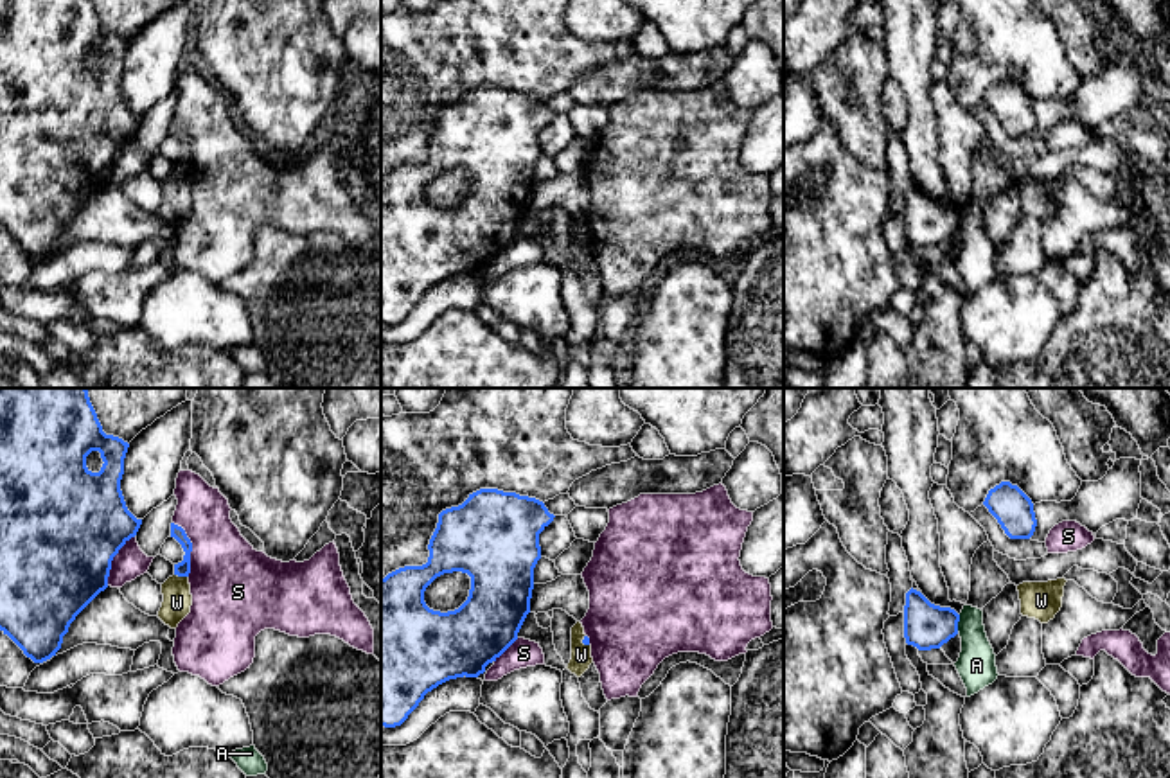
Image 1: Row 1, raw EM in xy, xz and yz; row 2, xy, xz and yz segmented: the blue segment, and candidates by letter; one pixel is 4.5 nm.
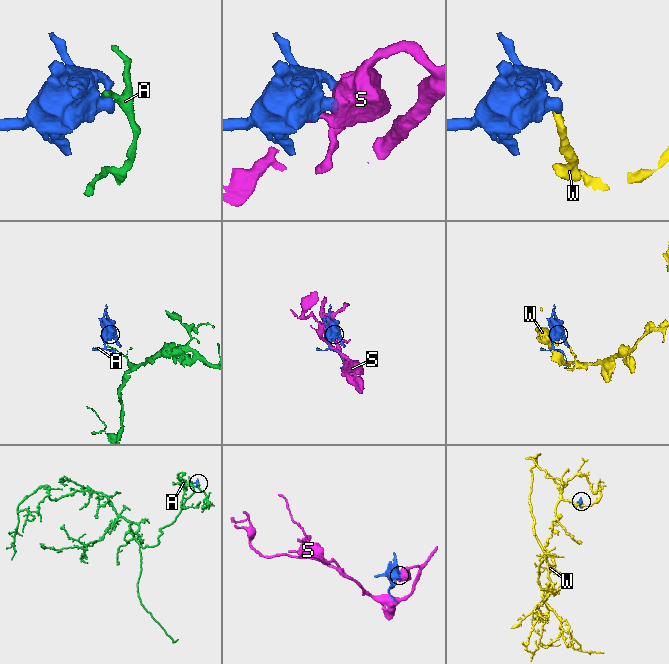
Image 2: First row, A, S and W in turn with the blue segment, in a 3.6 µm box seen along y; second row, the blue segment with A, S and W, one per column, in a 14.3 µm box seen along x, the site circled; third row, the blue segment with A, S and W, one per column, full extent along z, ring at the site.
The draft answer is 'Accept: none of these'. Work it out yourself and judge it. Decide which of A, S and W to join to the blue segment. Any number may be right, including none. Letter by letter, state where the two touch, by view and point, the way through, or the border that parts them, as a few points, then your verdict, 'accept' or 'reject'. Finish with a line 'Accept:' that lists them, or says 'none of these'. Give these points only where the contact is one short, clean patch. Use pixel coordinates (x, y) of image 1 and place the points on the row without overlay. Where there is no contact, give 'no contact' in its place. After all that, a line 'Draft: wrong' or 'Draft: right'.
A: yz (957, 221) | along yz (960, 212), (957, 229) | reject
S: xy (191, 146) | reject
W: xy (182, 173) | along xy (175, 171), (187, 175) | reject
Accept: none of these
Draft: right

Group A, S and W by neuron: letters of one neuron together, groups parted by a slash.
A / S / W

